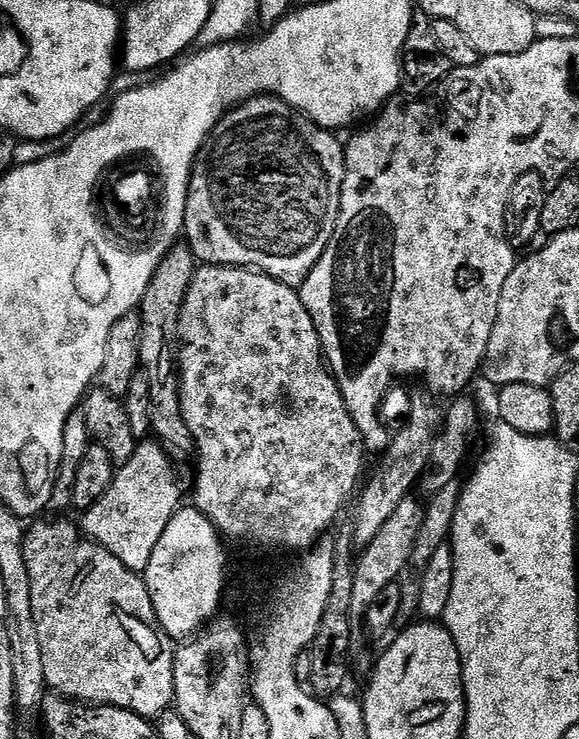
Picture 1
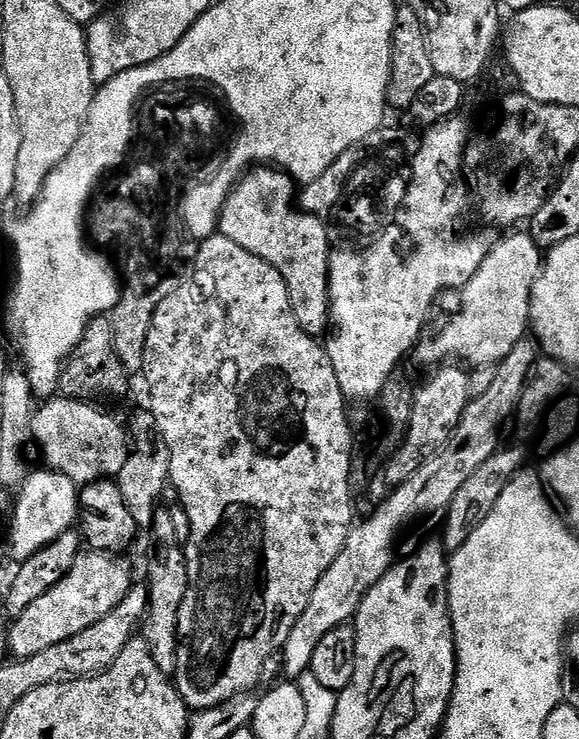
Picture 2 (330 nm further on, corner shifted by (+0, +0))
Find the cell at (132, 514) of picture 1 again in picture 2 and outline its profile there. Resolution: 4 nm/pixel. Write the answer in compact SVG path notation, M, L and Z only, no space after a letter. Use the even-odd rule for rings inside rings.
M85 551L74 562L70 574L54 586L54 590L46 590L38 602L30 602L26 610L11 621L8 635L8 649L17 660L30 658L30 654L38 654L58 642L66 642L66 638L74 638L74 634L82 634L94 622L106 618L110 610L114 610L122 602L122 598L134 583L132 568L116 554Z

